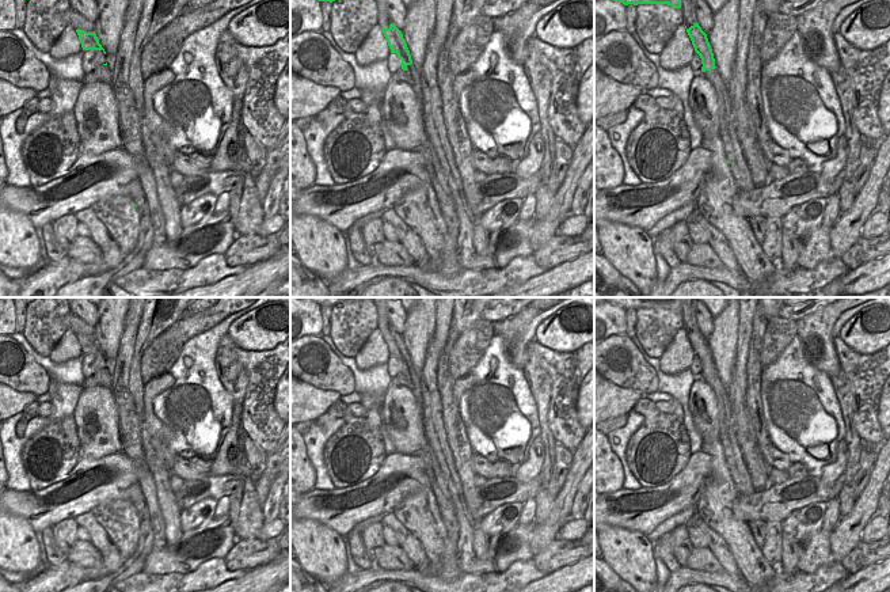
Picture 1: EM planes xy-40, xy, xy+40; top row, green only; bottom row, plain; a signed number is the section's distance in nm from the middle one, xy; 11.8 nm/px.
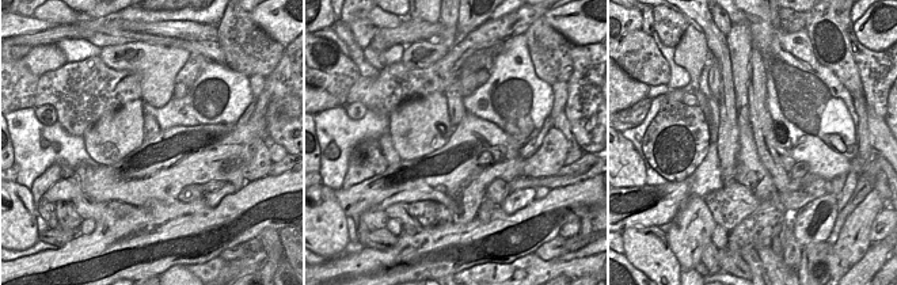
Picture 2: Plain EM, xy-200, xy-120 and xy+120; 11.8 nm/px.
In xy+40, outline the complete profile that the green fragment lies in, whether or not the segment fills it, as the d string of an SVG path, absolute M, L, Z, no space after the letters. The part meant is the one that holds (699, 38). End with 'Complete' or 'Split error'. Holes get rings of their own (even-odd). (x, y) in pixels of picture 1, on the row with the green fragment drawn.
M695 23L689 29L686 29L686 33L692 41L695 52L701 58L701 72L715 69L716 67L711 45L708 42L707 34L701 30L699 23Z. Complete

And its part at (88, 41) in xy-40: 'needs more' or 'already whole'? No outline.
already whole

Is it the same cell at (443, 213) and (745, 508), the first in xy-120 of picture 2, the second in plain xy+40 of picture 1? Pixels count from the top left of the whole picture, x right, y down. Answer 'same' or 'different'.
different

